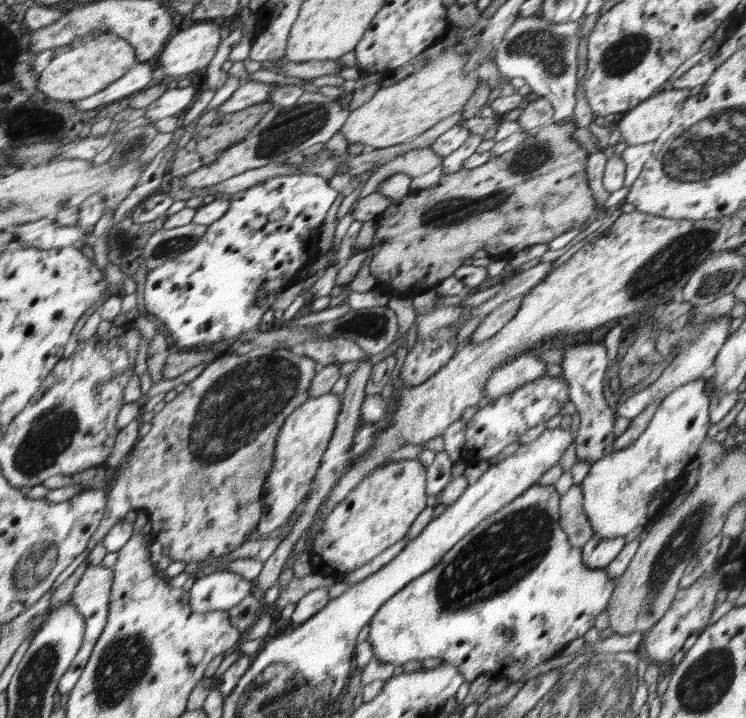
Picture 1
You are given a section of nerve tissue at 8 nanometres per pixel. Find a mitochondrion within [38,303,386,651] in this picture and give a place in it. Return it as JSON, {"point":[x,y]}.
{"point":[236,408]}

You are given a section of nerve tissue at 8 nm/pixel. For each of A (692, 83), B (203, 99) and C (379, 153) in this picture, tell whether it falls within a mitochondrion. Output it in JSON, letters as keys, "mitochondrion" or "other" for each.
{"A":"other","B":"other","C":"other"}

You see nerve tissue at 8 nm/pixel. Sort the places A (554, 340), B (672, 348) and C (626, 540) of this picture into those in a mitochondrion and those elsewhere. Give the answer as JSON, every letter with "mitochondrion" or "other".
{"A":"other","B":"other","C":"other"}

